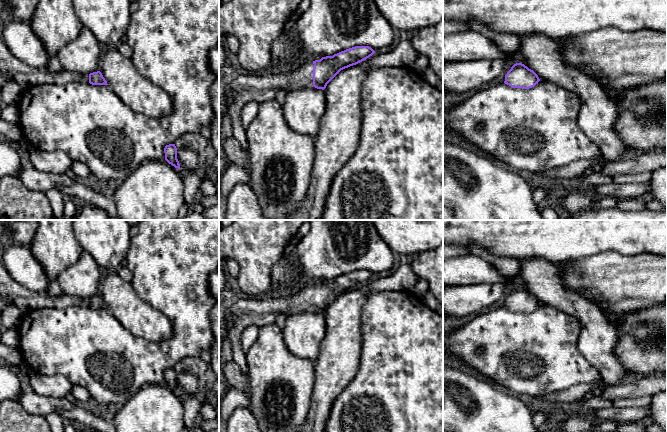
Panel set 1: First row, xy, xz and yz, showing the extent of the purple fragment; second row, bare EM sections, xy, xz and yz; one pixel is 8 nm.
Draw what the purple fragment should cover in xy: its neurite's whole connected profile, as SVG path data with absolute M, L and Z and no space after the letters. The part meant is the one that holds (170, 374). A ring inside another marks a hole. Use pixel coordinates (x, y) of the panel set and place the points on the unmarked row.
M169 368L166 369L164 372L164 377L165 377L165 384L174 390L175 392L180 393L180 388L177 383L177 372L175 368Z

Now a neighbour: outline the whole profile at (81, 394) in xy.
M74 385L71 394L80 405L88 401L91 397L89 391L80 385Z

